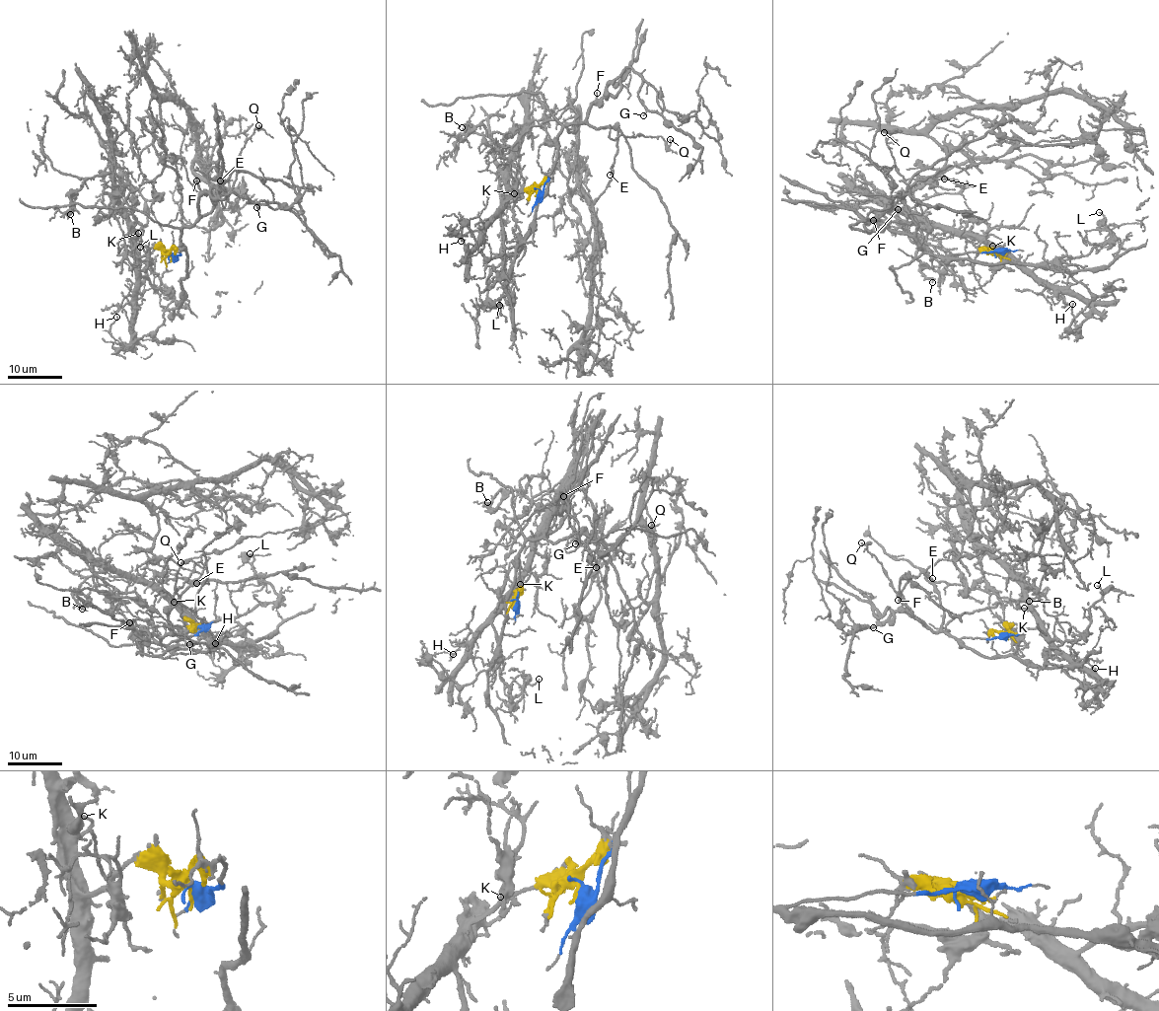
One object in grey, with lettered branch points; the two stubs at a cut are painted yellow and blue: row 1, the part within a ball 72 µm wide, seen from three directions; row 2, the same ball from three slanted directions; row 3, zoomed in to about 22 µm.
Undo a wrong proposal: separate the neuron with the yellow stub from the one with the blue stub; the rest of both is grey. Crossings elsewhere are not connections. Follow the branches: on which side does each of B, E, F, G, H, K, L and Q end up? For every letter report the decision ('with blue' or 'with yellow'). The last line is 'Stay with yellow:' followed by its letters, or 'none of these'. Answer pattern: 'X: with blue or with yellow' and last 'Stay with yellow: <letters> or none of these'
B: with yellow
E: with blue
F: with blue
G: with blue
H: with yellow
K: with yellow
L: with yellow
Q: with blue
Stay with yellow: B, H, K, L

